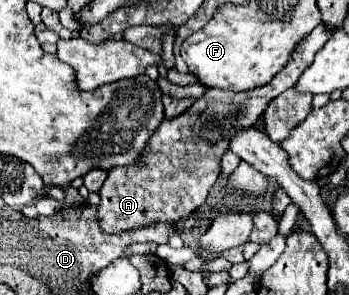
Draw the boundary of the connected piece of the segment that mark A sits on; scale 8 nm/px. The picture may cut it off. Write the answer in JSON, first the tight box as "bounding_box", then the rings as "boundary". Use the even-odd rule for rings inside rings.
{"bounding_box":[96,25,332,235],"boundary":[[[318,25],[294,51],[292,61],[272,83],[256,87],[256,91],[220,91],[206,89],[194,105],[176,119],[164,119],[148,143],[148,151],[138,167],[114,167],[100,189],[100,205],[96,219],[100,229],[108,235],[150,227],[154,223],[178,223],[188,219],[200,205],[204,205],[208,191],[220,175],[220,159],[228,151],[230,141],[238,129],[254,127],[268,103],[282,91],[294,87],[304,69],[314,61],[316,51],[330,39],[332,31]]]}

